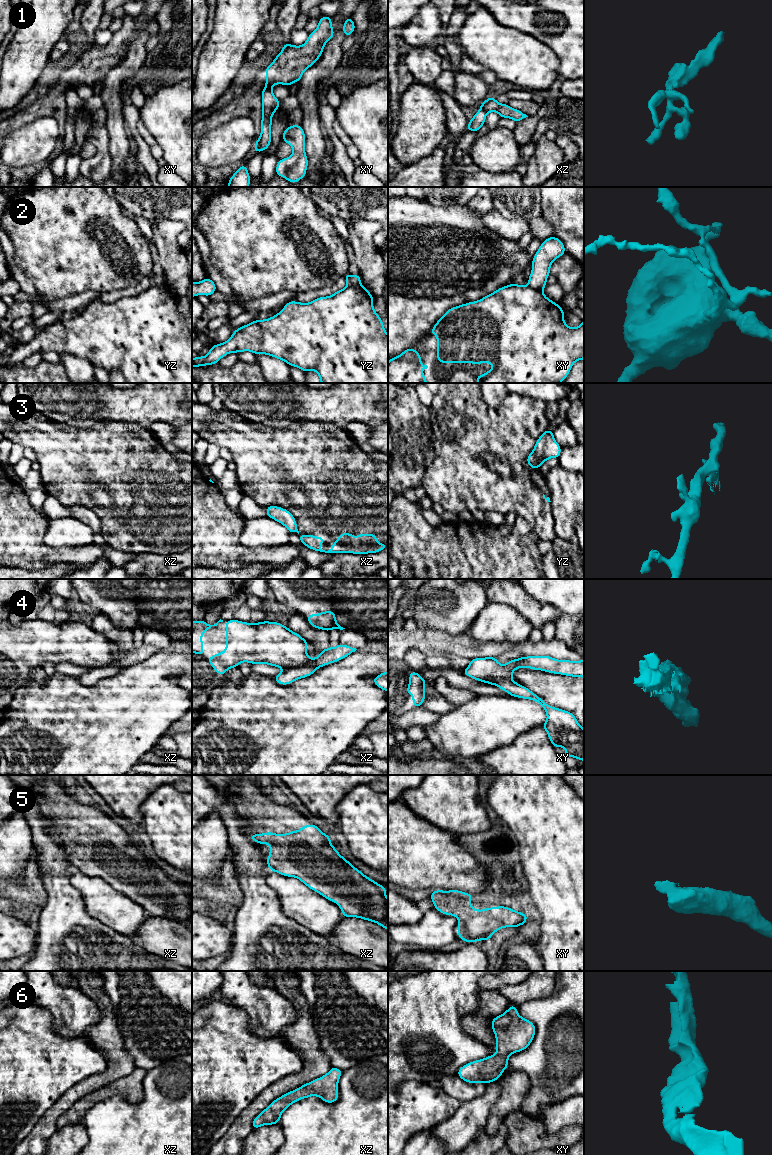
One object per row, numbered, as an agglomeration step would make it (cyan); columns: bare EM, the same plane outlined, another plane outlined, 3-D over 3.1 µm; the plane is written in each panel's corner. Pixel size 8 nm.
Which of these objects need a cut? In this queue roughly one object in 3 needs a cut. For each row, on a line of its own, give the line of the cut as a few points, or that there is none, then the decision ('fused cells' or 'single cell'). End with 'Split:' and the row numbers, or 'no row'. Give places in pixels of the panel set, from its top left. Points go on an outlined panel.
1: cut xz (480, 108), (486, 113); fused cells
2: cut yz (360, 284), (354, 287), (347, 287); fused cells
3: cut xz (296, 529), (297, 531); fused cells
4: cut xz (316, 667), (288, 667), (284, 670); fused cells
5: cut none; single cell
6: cut none; single cell
Split: 1, 2, 3, 4

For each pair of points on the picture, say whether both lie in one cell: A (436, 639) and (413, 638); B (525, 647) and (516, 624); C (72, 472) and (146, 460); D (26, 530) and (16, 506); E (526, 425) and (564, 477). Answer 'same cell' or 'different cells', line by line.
A: same cell
B: different cells
C: same cell
D: same cell
E: different cells

